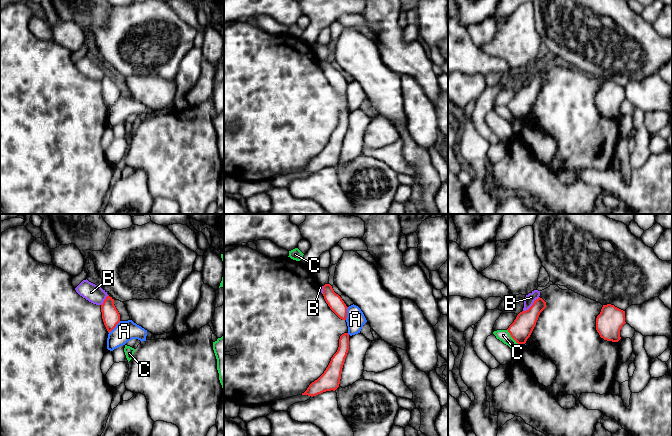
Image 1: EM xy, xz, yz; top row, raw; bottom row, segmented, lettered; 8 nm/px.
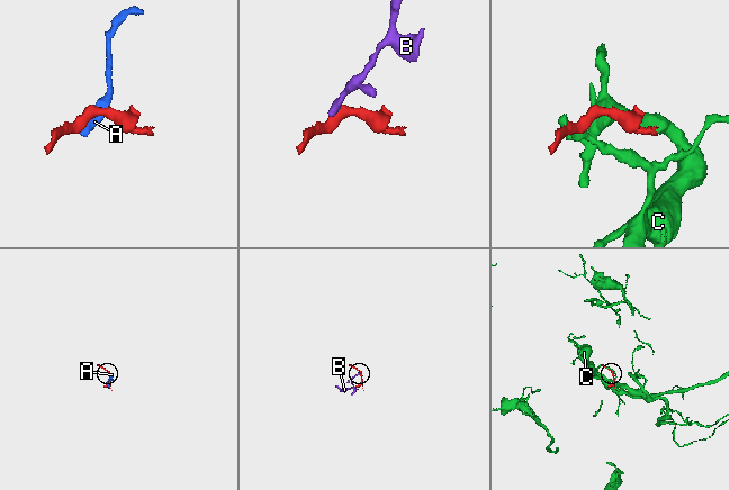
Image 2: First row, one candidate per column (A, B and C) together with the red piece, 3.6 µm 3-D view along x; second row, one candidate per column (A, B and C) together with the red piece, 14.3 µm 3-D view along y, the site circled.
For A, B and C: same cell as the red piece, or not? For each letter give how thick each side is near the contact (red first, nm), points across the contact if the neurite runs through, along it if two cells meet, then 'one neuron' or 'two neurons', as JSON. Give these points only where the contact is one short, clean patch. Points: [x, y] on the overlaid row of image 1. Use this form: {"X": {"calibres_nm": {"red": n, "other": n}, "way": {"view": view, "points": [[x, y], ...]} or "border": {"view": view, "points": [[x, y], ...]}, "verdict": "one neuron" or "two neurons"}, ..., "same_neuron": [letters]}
{"A": {"calibres_nm": {"red": 140, "other": 160}, "verdict": "two neurons"}, "B": {"calibres_nm": {"red": 180, "other": 80}, "border": {"view": "yz", "points": [[539, 297], [523, 311]]}, "verdict": "two neurons"}, "C": {"calibres_nm": {"red": 180, "other": 100}, "verdict": "two neurons"}, "same_neuron": []}

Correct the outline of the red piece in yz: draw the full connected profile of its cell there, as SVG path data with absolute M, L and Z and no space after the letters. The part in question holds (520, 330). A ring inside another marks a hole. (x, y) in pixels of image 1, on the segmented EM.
M539 297L528 310L522 311L517 315L514 322L507 329L516 343L526 343L536 325L540 313L545 308L546 302Z

